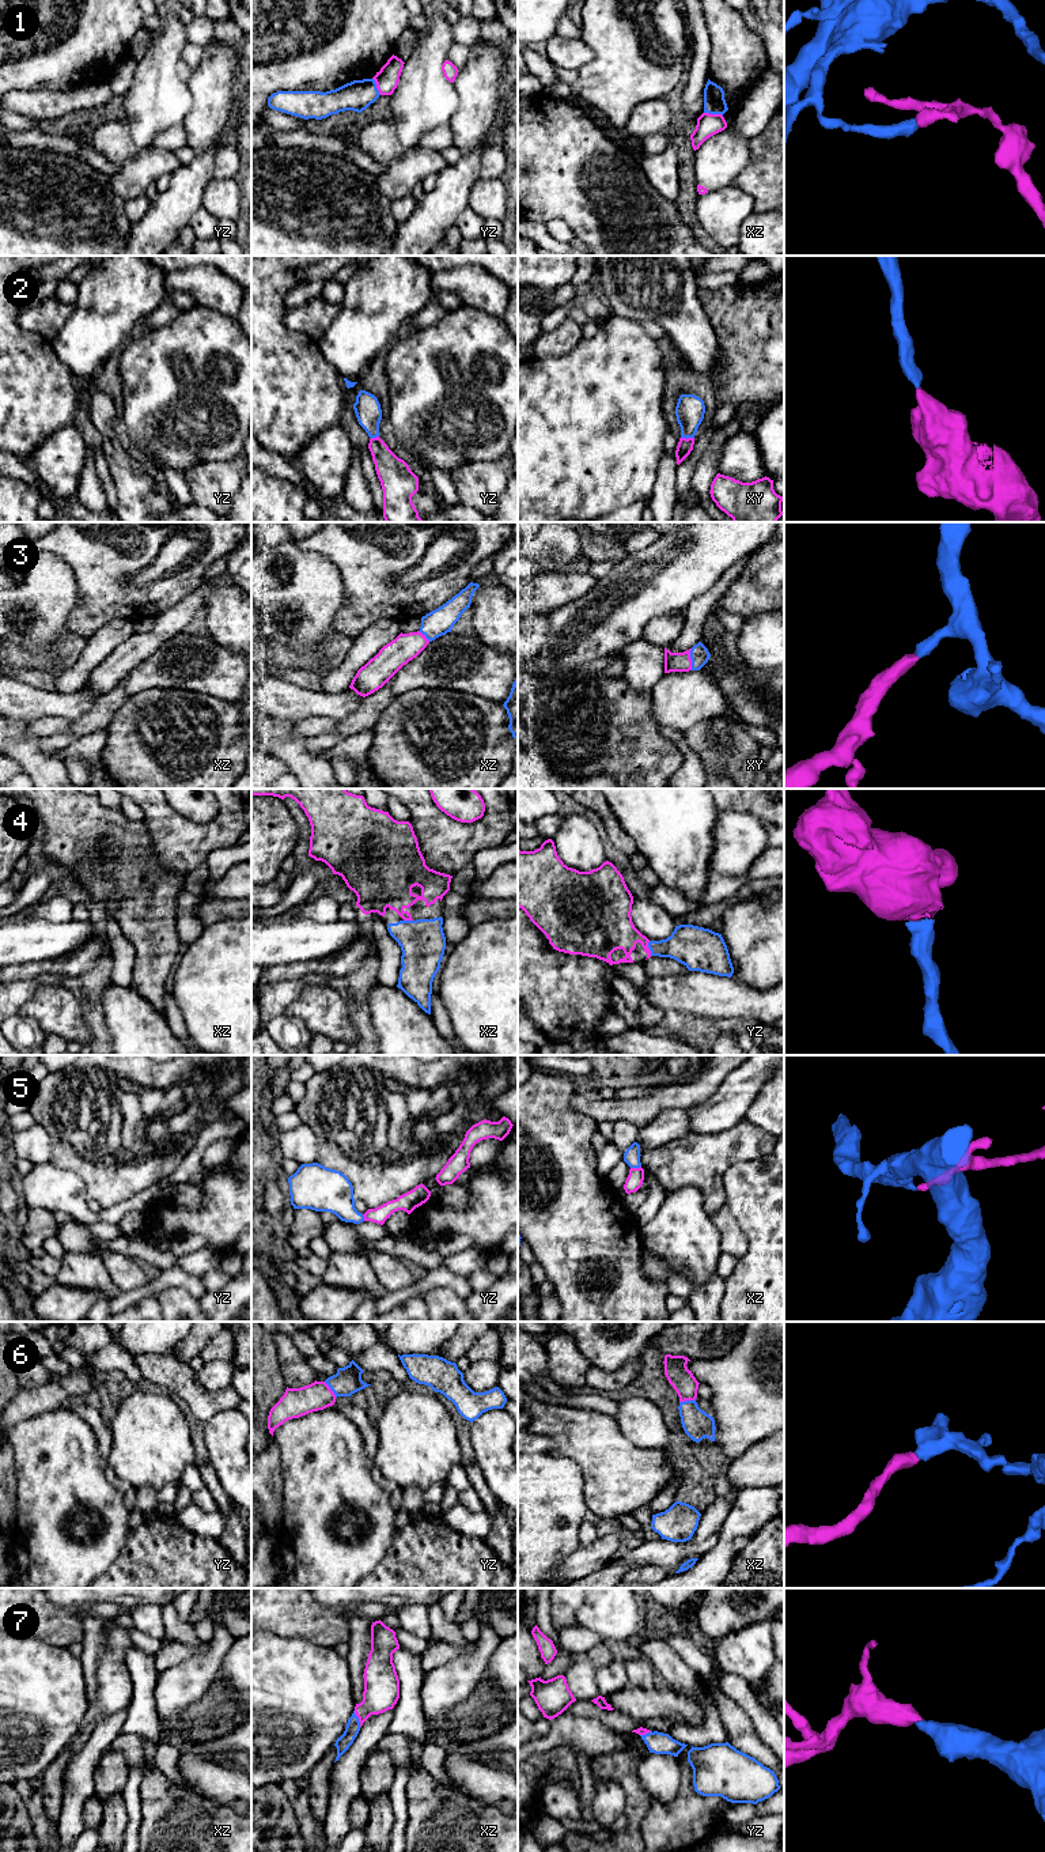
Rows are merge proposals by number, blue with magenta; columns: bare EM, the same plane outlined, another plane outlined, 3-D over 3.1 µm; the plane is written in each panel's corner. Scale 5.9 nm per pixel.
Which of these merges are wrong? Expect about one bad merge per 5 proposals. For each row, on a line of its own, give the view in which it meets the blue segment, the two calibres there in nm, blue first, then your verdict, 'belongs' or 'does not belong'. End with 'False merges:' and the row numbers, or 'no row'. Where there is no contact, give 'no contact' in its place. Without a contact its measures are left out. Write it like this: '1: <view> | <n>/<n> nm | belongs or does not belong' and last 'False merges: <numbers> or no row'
1: xz | 130/130 nm | does not belong
2: xy | 170/90 nm | belongs
3: xy | 110/110 nm | belongs
4: yz | 240/260 nm | belongs
5: xz | 100/100 nm | belongs
6: yz | 160/170 nm | belongs
7: xz | 90/220 nm | belongs
False merges: 1

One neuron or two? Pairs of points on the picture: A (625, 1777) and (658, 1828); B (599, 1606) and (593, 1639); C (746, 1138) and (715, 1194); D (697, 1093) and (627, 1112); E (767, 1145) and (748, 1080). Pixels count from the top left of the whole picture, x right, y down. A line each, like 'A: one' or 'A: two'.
A: two
B: two
C: one
D: one
E: two

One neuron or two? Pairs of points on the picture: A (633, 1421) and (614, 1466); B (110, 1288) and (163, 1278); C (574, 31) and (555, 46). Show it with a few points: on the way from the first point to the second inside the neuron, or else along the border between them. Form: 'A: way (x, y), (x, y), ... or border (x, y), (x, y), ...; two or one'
A: border (614, 1418), (618, 1429), (631, 1442), (657, 1450); two
B: border (121, 1292), (109, 1300); two
C: border (557, 33), (565, 37), (580, 38); two

